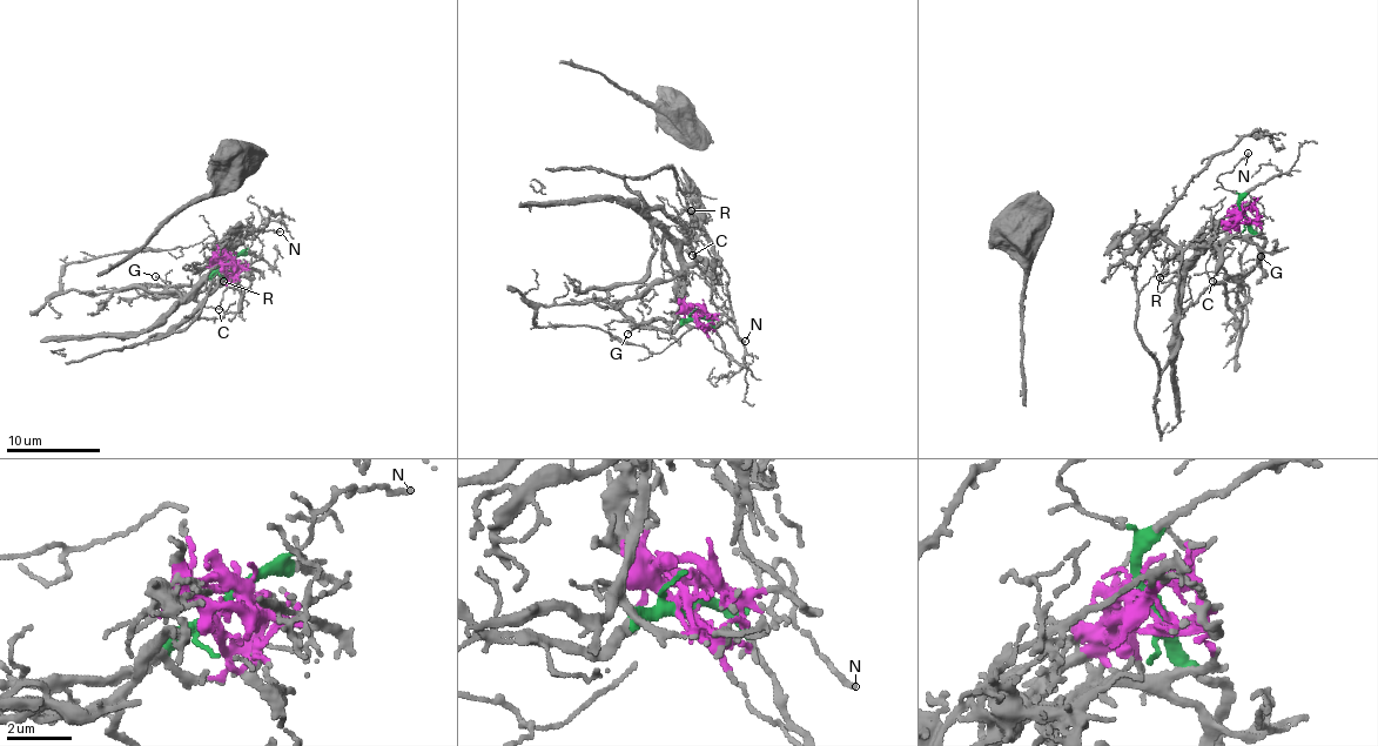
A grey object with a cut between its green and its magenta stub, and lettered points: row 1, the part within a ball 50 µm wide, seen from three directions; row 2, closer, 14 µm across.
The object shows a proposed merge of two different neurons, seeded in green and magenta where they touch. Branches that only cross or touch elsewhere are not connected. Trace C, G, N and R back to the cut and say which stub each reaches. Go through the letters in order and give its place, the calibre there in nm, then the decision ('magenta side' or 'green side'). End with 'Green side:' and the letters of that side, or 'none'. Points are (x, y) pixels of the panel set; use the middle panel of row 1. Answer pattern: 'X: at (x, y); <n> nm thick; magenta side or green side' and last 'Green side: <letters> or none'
C: at (692, 255); 90 nm thick; magenta side
G: at (627, 334); 110 nm thick; green side
N: at (745, 341); 150 nm thick; green side
R: at (691, 210); 90 nm thick; magenta side
Green side: G, N

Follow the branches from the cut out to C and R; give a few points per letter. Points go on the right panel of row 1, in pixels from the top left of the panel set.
C: (1242, 215), (1234, 216), (1214, 237), (1212, 247), (1205, 248), (1210, 247), (1211, 255), (1205, 267), (1212, 280)
R: (1242, 215), (1234, 216), (1189, 259), (1171, 259), (1158, 279)

